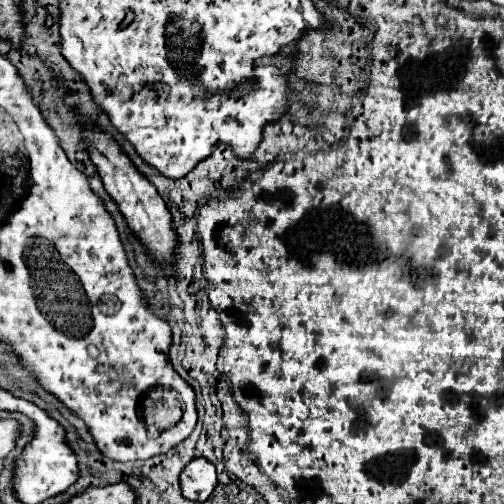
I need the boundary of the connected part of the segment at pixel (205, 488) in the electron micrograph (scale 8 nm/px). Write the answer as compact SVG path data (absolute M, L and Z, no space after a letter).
M193 458L185 466L185 470L181 472L179 484L181 484L181 494L187 500L203 502L203 500L209 498L209 494L217 486L215 466L209 460L205 460L205 458Z

